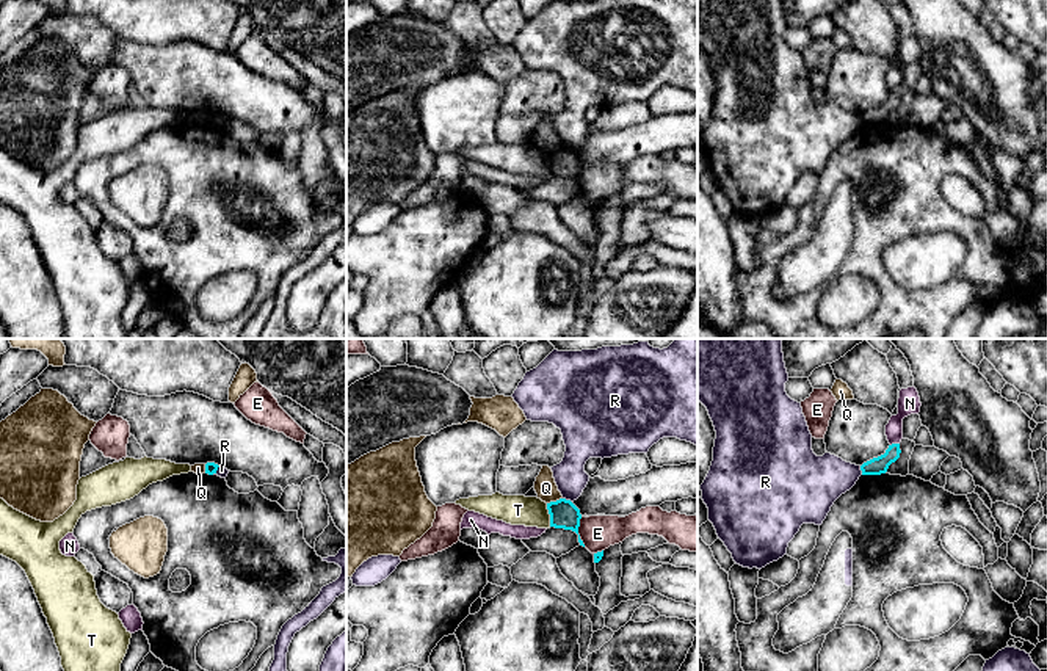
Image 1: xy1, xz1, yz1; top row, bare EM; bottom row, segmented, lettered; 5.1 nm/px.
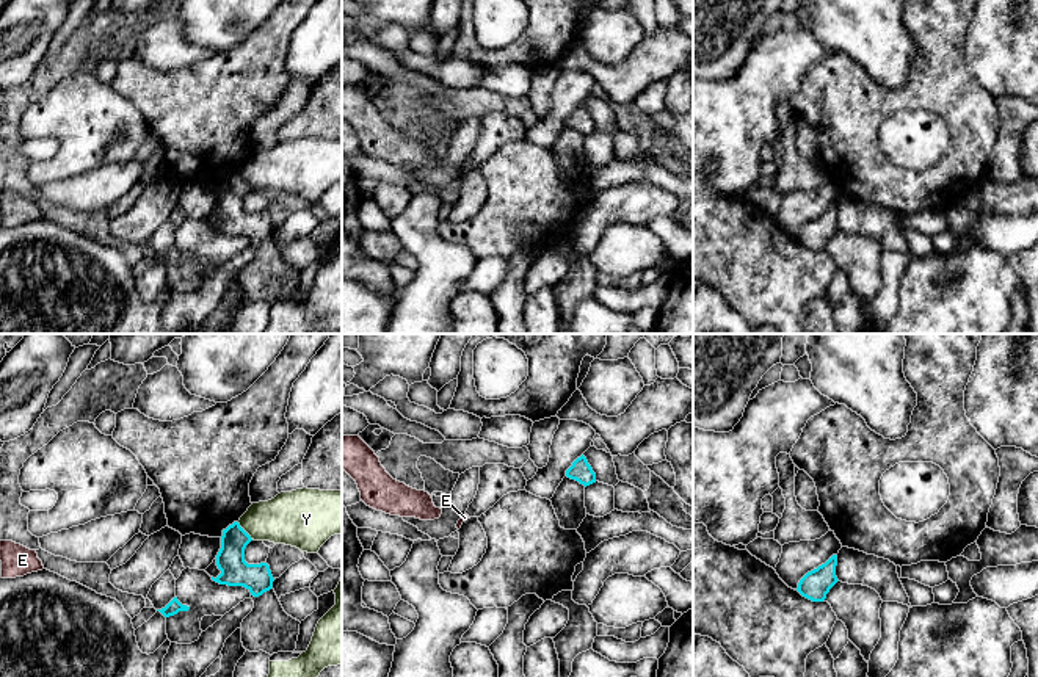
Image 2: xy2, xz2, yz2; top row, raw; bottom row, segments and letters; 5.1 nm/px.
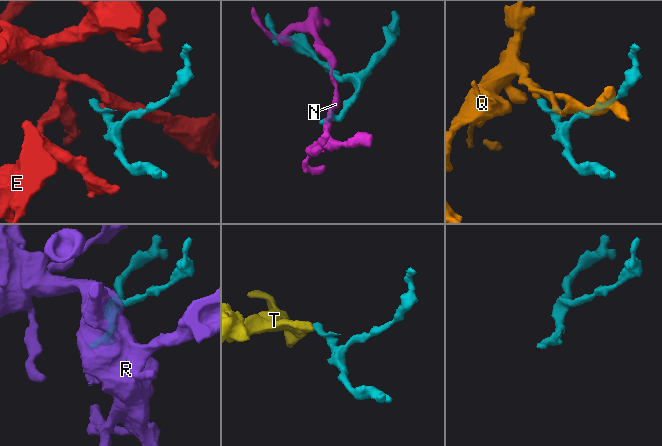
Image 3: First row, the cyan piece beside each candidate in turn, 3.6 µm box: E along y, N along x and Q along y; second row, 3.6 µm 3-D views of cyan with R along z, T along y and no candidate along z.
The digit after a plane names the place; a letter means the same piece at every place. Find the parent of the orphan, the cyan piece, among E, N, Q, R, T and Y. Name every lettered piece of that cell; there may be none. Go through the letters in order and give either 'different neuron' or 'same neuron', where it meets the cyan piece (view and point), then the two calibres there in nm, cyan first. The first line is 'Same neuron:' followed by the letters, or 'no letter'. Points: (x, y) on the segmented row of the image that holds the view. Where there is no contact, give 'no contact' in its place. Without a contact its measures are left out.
Same neuron: no letter
E: different neuron; contact xz1 (579, 525); calibres 140 and 180 nm
N: different neuron; contact yz1 (894, 444); calibres 90 and 110 nm
Q: different neuron; contact xz1 (554, 502); calibres 140 and 120 nm
R: different neuron; contact xz1 (568, 500); calibres 140 and 160 nm
T: different neuron; contact xz1 (549, 513); calibres 140 and 160 nm
Y: different neuron; contact xy2 (245, 532); calibres 150 and 280 nm

